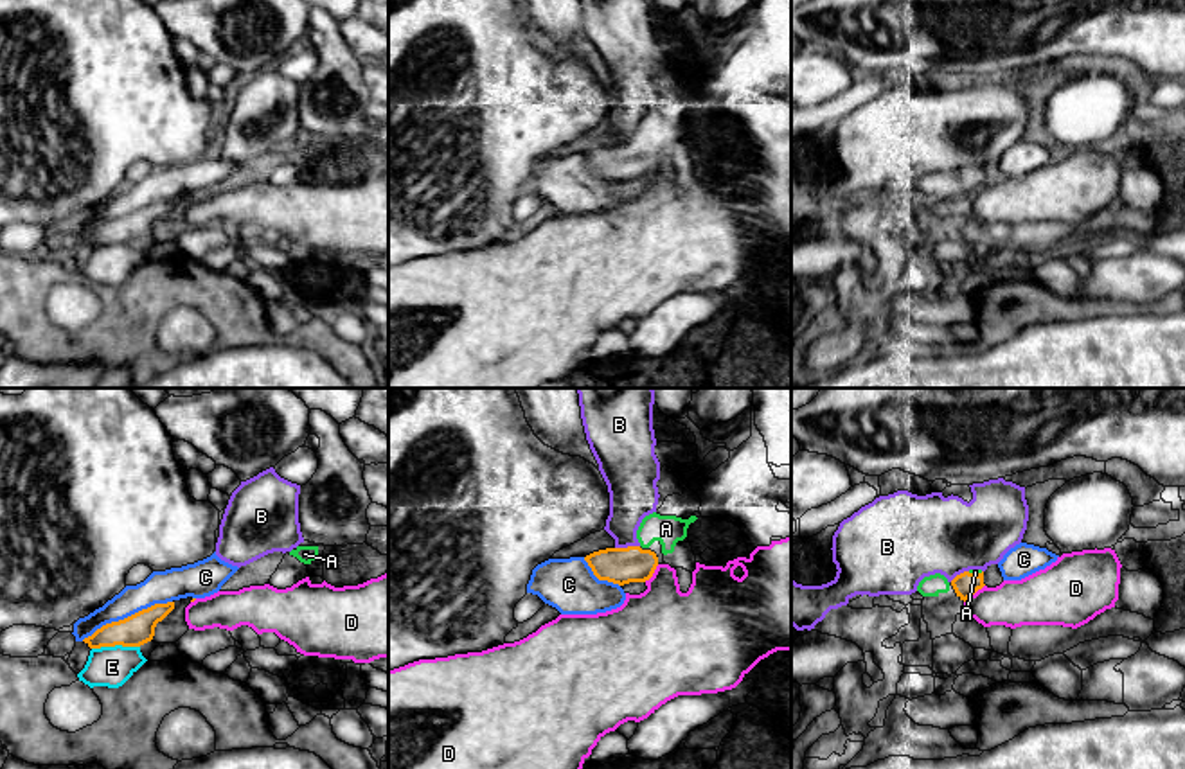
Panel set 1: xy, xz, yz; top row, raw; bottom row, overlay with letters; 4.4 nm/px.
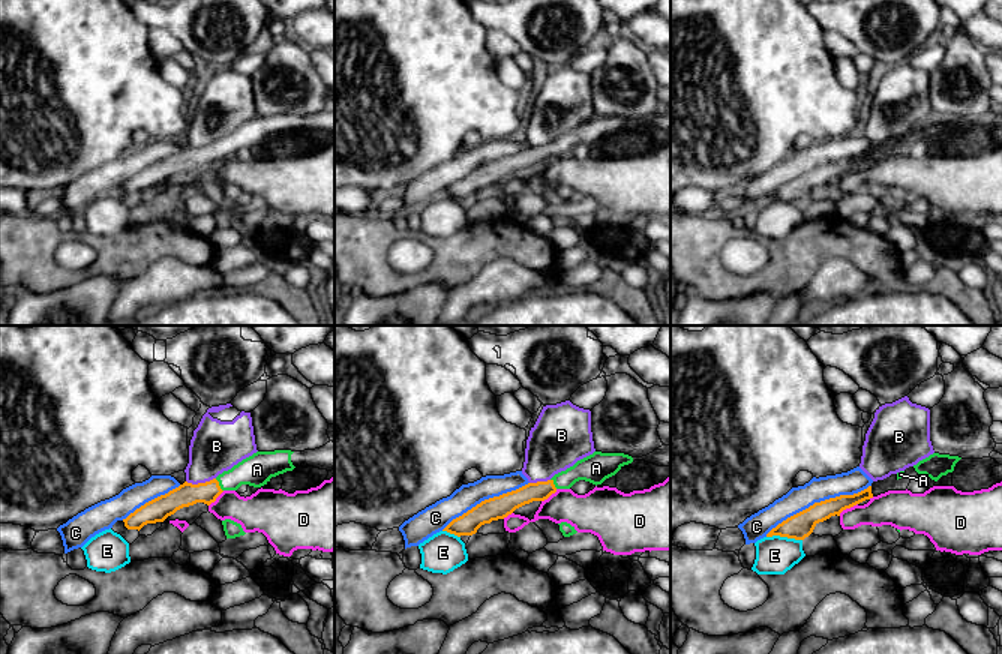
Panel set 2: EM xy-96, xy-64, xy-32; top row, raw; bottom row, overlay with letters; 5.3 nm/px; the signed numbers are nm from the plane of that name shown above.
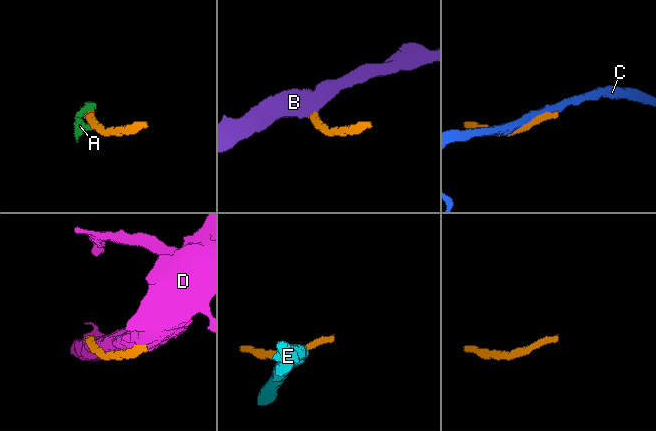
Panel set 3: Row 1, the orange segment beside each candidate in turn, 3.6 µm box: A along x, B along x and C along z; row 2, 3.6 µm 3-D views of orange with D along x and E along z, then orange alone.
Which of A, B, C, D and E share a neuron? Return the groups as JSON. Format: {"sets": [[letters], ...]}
{"sets": [["A"], ["B"], ["C"], ["D"], ["E"]]}

